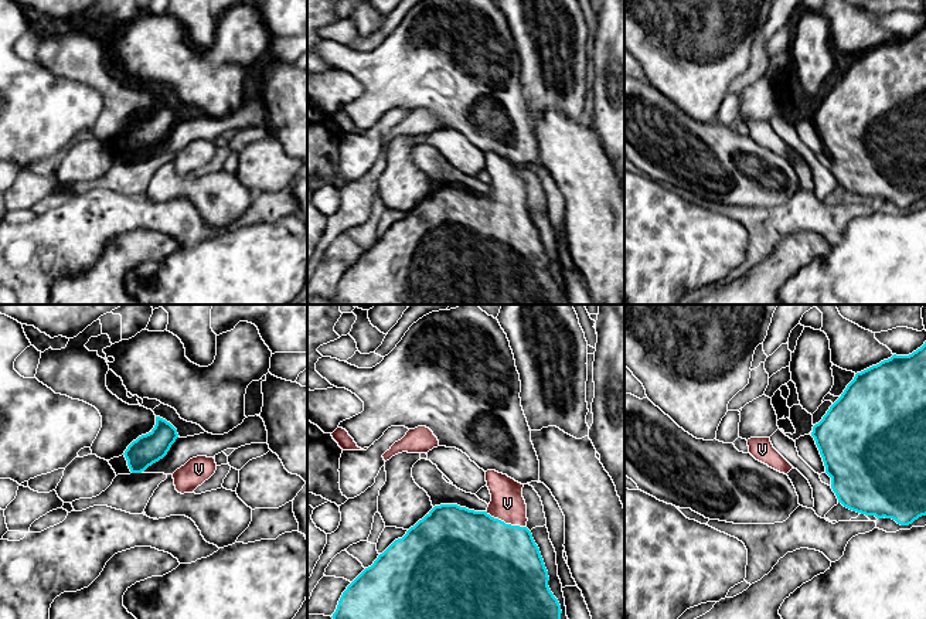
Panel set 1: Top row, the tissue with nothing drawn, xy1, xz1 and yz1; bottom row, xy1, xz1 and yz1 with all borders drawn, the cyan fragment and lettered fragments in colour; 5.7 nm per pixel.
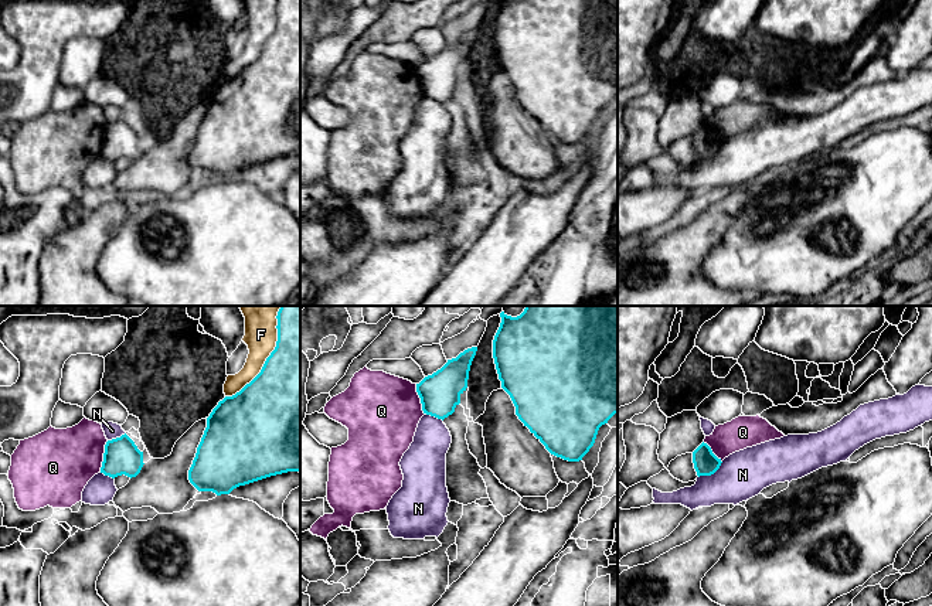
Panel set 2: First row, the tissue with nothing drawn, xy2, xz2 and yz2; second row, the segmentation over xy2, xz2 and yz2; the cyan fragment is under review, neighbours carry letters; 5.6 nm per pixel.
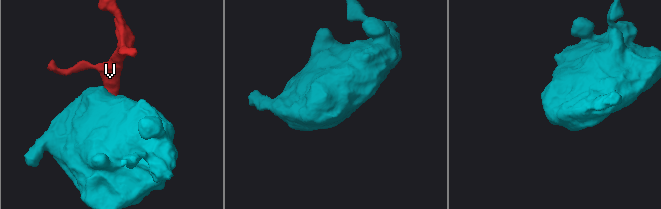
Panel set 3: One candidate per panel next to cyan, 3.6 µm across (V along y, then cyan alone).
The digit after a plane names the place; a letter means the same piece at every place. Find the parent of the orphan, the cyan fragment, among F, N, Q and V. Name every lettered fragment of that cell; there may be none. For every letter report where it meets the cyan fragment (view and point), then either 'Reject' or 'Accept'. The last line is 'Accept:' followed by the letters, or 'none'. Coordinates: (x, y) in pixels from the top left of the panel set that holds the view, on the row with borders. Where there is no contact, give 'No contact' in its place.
F: Touches cyan at xy2 (269, 356). Reject
N: Touches cyan at yz2 (711, 473). Reject
Q: Touches cyan at xy2 (104, 456). Reject
V: Touches cyan at xz1 (504, 523). Accept
Accept: V

